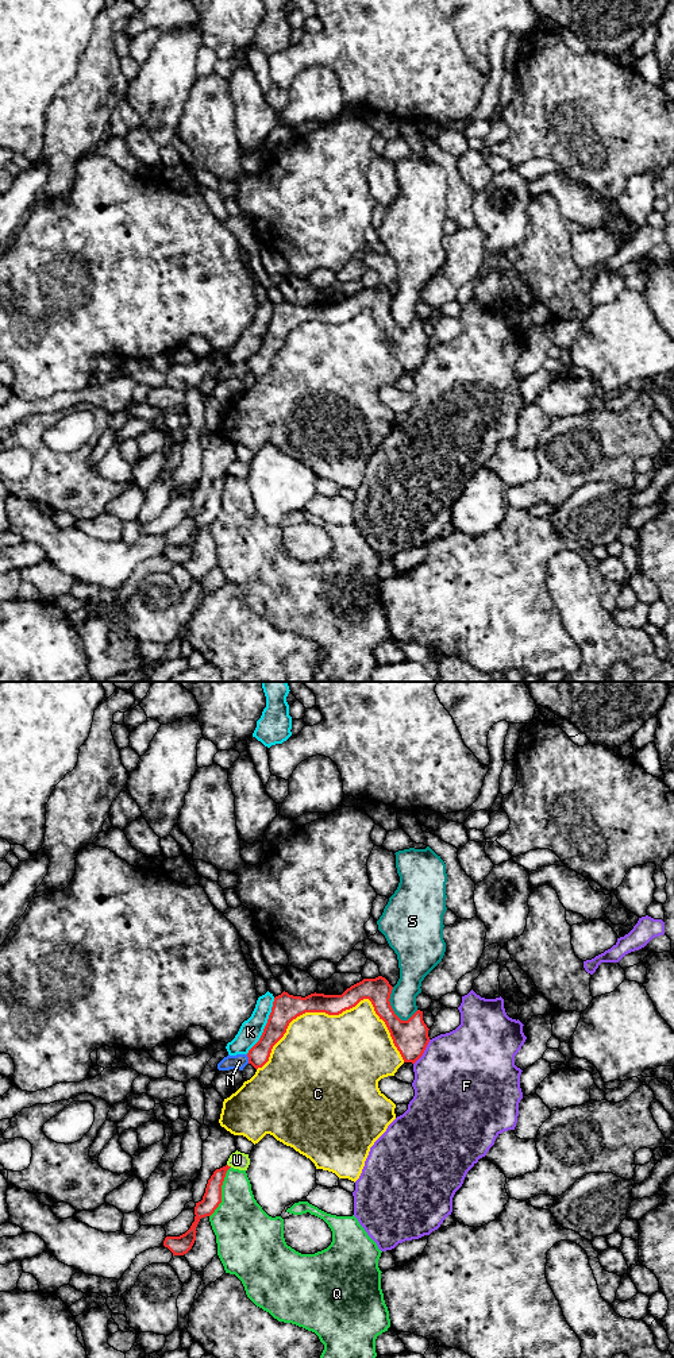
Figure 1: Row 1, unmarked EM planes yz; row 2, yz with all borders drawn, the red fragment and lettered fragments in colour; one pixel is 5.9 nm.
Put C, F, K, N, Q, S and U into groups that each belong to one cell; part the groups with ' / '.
C / F / K / N Q U / S

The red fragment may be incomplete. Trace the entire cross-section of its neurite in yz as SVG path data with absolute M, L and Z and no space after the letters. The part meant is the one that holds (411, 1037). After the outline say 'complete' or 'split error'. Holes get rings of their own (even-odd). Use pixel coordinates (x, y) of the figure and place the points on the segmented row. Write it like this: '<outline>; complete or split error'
M378 976L363 979L347 988L342 995L311 994L305 998L288 992L274 998L271 1012L259 1041L249 1050L249 1064L262 1068L270 1057L273 1046L284 1037L289 1023L305 1012L326 1012L339 1015L355 1007L361 1000L369 999L375 1014L382 1019L390 1033L394 1046L404 1062L415 1064L424 1053L430 1037L423 1021L423 1011L417 1010L408 1021L401 1021L390 1006L393 987Z; complete

